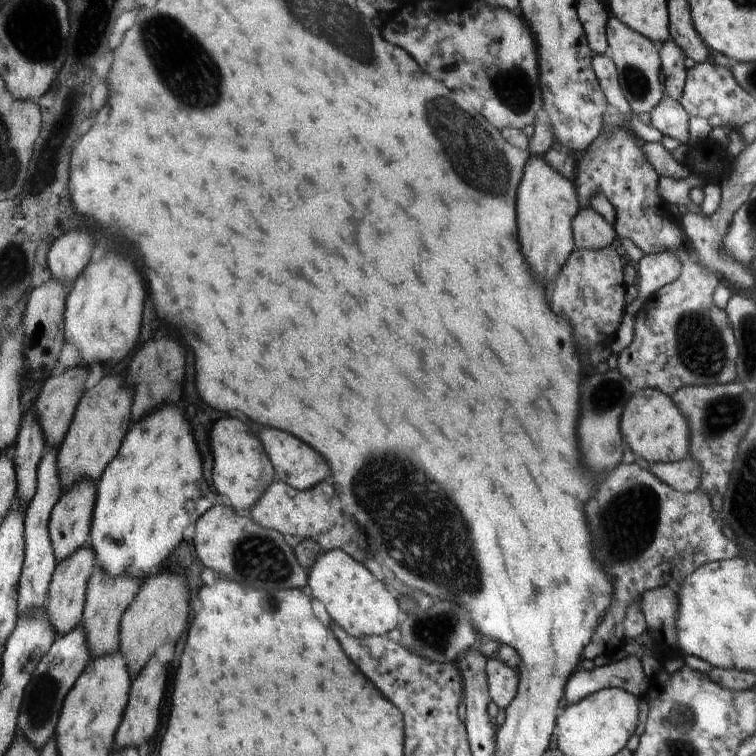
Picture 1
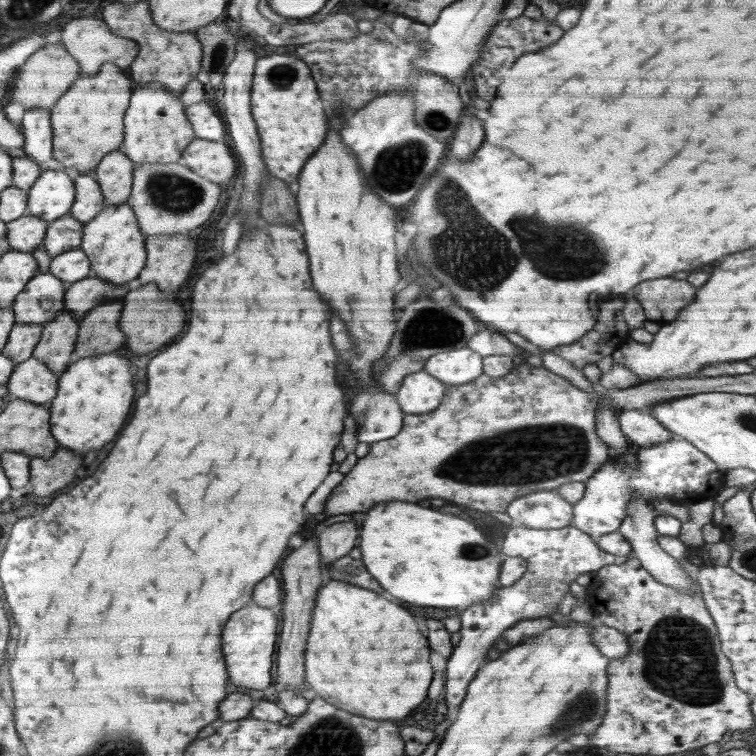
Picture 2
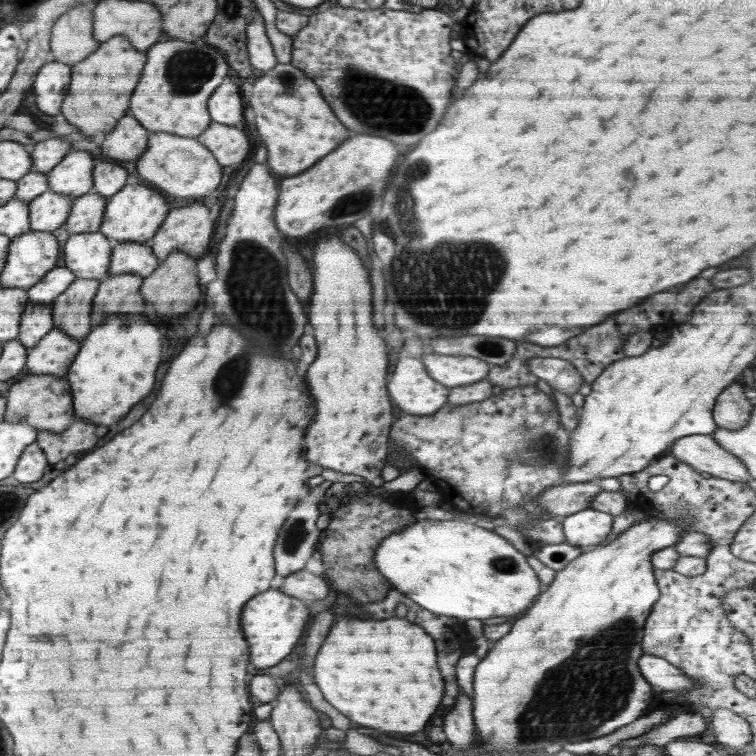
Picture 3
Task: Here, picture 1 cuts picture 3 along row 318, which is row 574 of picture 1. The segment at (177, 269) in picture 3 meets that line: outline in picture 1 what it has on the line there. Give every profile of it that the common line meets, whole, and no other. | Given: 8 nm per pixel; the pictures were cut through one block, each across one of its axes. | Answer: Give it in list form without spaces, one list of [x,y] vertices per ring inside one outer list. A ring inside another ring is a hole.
[[[161,570],[144,577],[133,603],[124,611],[119,624],[119,651],[132,679],[147,665],[154,651],[162,644],[174,644],[188,626],[188,588],[186,578],[160,574]]]

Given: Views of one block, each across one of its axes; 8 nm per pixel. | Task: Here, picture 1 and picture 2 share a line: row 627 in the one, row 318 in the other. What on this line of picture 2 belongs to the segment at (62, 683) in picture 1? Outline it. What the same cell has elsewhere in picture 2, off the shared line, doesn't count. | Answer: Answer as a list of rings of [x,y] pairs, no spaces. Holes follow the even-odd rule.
[[[86,277],[68,285],[64,294],[64,310],[81,321],[89,310],[106,301],[123,300],[138,285],[138,280],[116,285],[106,279]]]

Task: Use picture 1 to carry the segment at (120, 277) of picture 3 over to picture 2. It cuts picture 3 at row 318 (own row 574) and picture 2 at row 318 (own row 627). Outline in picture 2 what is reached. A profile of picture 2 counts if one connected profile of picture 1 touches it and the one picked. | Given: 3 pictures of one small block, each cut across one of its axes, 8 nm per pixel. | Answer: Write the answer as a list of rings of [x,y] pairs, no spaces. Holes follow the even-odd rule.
[[[123,300],[106,301],[102,305],[95,306],[86,313],[79,321],[78,340],[71,355],[72,361],[80,358],[100,355],[102,353],[113,353],[126,343],[126,334],[119,327],[119,318],[123,309]]]

